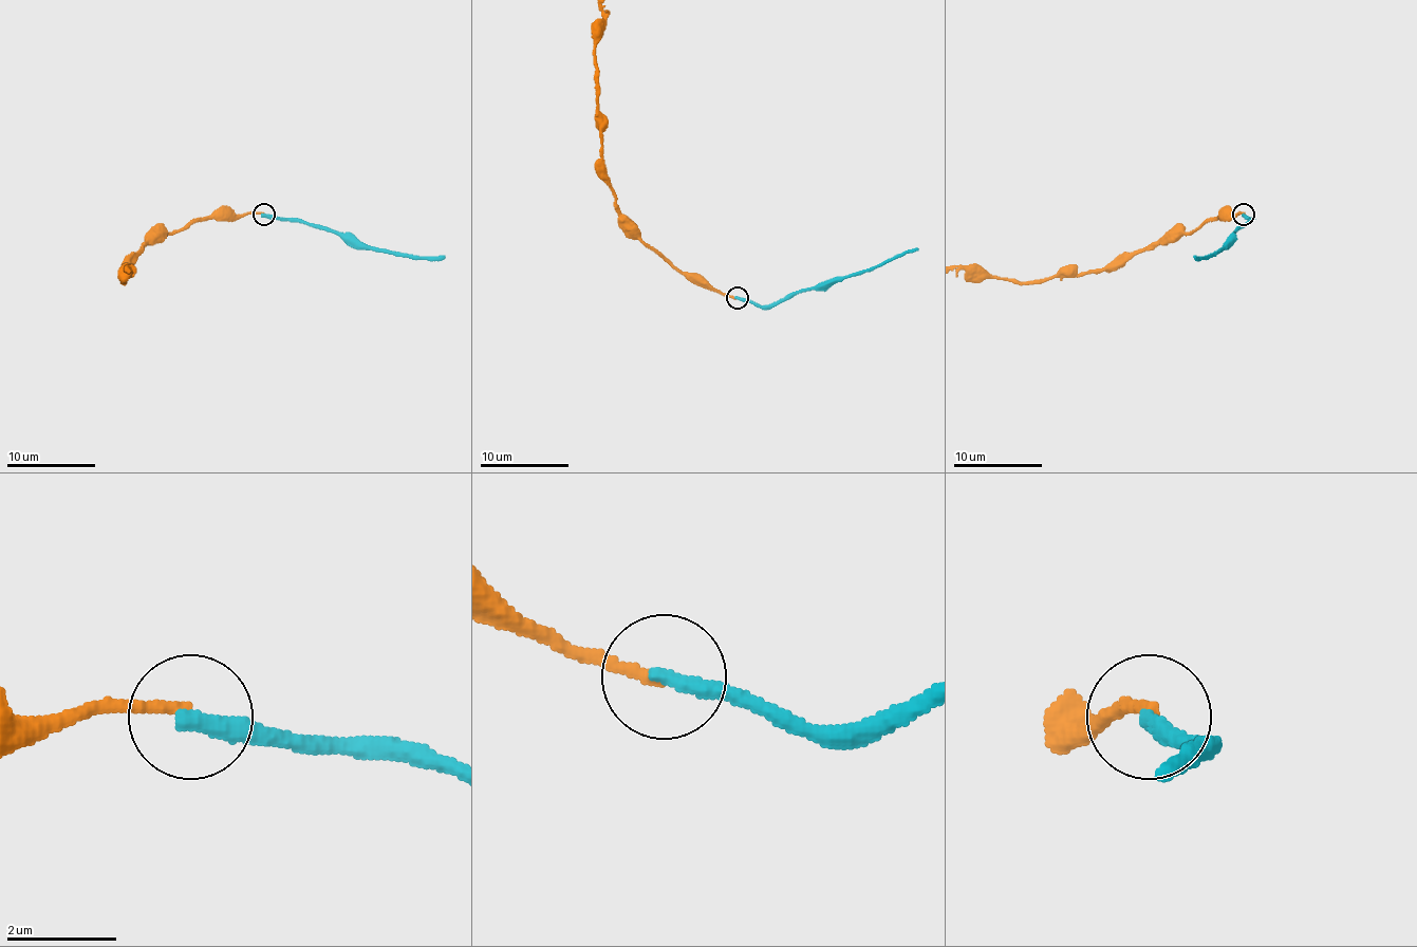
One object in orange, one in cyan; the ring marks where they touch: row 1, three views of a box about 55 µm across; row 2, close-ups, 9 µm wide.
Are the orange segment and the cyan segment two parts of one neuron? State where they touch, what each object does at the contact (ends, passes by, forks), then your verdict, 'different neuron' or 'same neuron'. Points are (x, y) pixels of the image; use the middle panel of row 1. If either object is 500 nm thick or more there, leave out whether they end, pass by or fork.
place (737, 298); orange ends; cyan ends; different neuron

